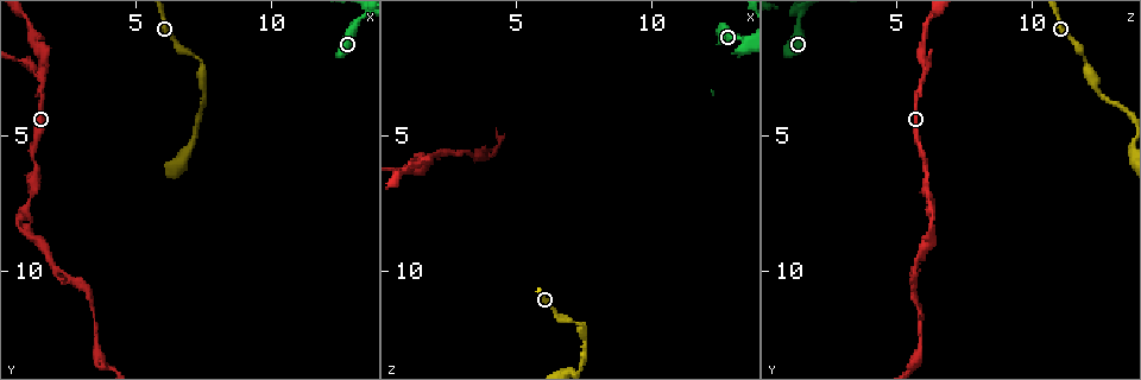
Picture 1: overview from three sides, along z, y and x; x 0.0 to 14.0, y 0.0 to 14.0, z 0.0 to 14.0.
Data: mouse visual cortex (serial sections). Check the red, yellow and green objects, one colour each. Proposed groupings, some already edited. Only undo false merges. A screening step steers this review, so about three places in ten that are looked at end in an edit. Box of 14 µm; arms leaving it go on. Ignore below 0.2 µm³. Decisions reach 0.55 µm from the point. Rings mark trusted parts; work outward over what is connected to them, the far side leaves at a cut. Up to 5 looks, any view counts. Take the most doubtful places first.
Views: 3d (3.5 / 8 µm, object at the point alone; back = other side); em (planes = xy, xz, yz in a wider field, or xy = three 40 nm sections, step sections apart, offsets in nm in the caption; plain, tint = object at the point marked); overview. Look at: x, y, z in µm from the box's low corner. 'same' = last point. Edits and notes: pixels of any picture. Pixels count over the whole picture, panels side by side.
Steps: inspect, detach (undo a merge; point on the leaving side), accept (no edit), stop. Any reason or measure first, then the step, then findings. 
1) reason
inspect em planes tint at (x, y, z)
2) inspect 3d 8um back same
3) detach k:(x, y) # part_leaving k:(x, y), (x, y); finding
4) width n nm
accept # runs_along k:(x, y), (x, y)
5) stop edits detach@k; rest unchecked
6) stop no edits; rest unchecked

three-way junction
inspect 3d 3.5um at (1.6, 2.6, 6.0)

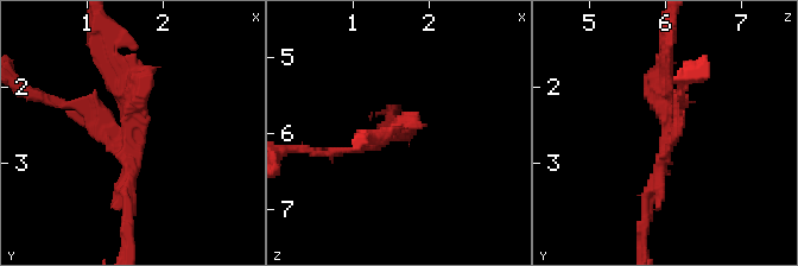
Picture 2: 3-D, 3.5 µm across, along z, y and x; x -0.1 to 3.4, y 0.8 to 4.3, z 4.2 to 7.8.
arms 3; arm_widths 100, 150, 250 nm
inspect em planes plain at (1.55, 2.65, 6.00)

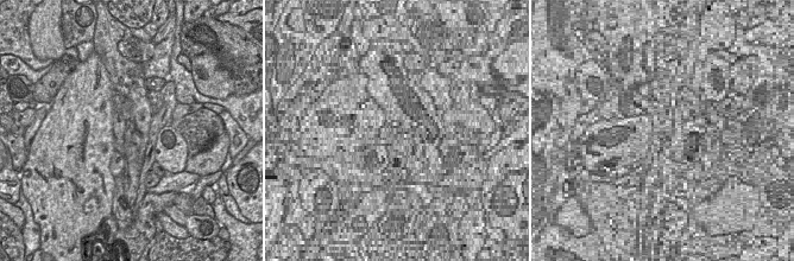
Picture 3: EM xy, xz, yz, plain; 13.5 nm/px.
with the object marked
inspect em planes tint same

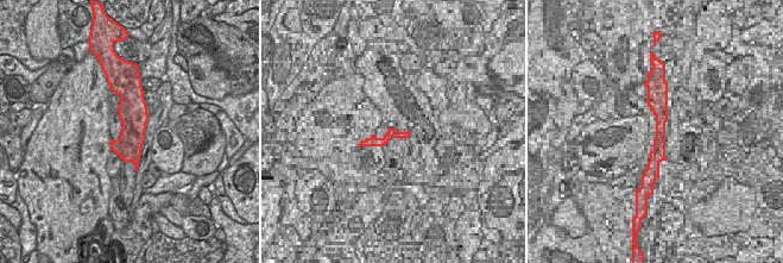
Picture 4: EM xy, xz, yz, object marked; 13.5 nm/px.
detach 2:(78, 114) # part_leaving 2:(119, 134), (89, 101), (31, 94); a second cell is stuck on

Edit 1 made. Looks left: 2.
sudden change in width
inspect 3d 3.5um at (1.1, 8.6, 6.3)

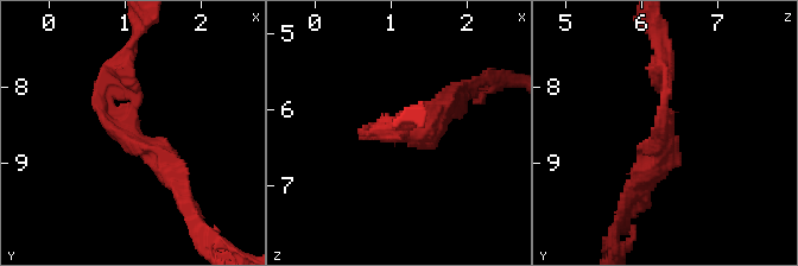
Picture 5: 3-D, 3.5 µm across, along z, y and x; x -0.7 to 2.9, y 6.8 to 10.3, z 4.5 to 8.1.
arm_widths 200, 350 nm
inspect em xy step 2 tint at (1.10, 8.60, 6.35)

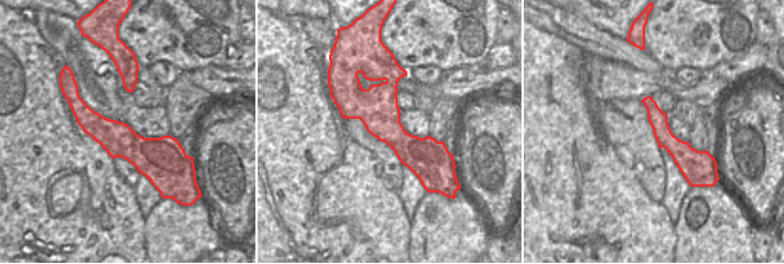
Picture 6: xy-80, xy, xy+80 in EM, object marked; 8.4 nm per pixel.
accept # runs_along 5:(124, 61), (131, 130), (178, 189); all the same cell

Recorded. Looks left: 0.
stop edits detach@2; rest unchecked

